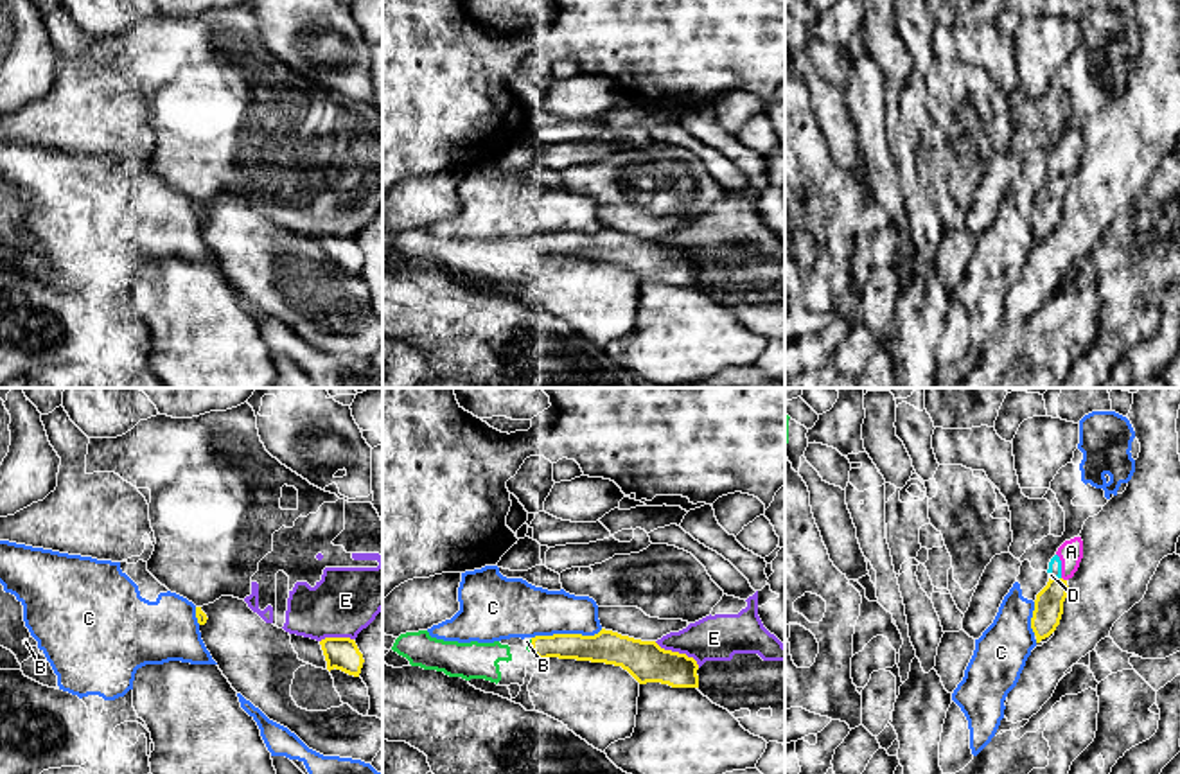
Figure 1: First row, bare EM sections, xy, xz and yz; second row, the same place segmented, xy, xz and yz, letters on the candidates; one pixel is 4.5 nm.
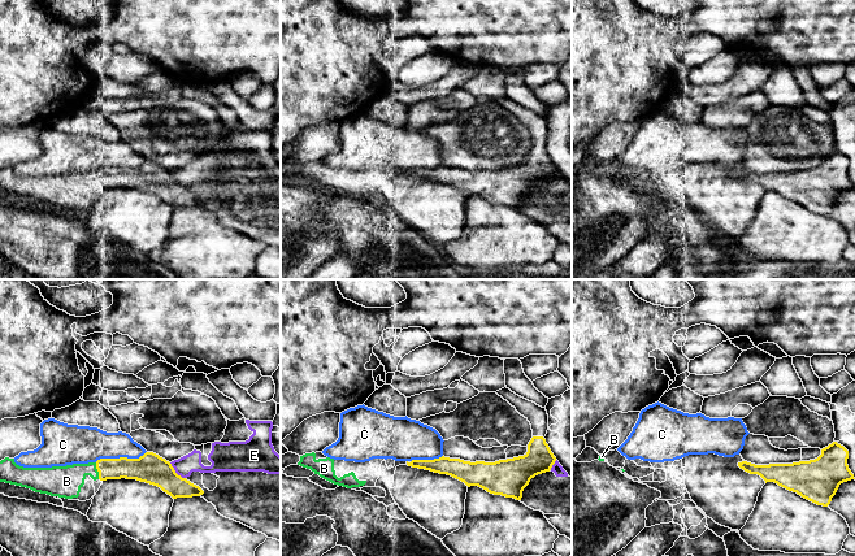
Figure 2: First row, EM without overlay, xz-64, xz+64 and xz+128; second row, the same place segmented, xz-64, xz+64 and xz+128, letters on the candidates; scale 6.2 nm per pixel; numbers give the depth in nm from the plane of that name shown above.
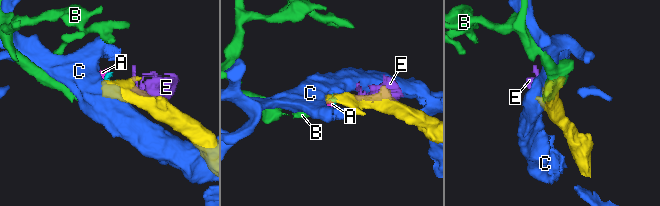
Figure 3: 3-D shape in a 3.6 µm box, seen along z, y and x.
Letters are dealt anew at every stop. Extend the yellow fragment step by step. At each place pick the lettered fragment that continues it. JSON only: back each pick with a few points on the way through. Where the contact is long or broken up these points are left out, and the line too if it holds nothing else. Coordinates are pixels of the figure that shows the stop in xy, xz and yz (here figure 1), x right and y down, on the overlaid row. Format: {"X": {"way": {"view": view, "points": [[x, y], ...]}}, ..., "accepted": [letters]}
{"accepted": ["B"]}

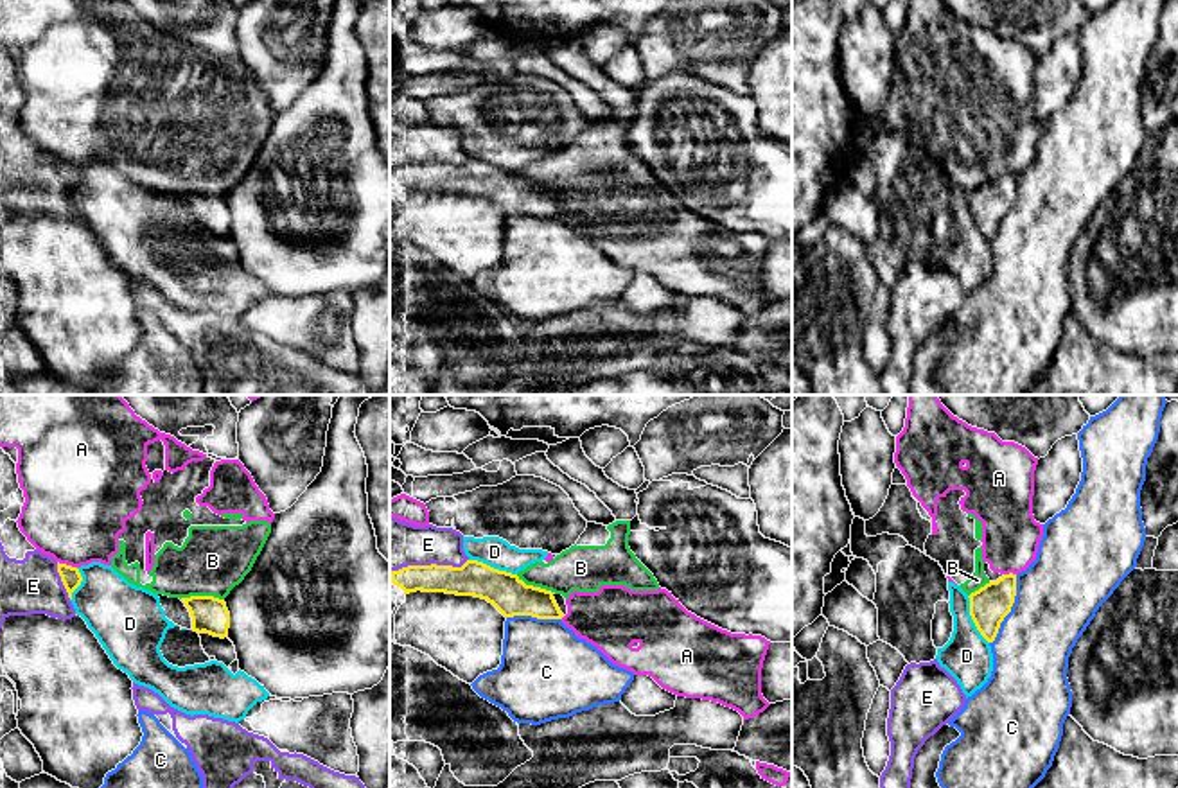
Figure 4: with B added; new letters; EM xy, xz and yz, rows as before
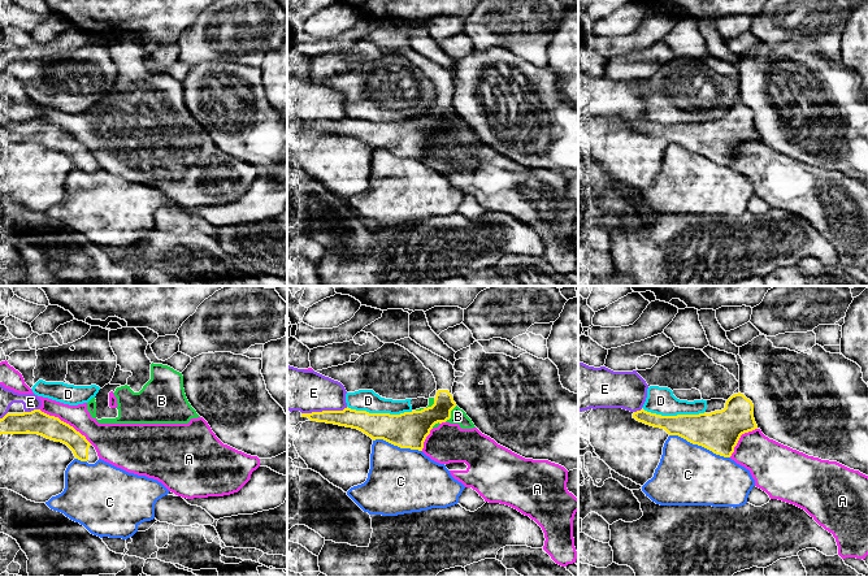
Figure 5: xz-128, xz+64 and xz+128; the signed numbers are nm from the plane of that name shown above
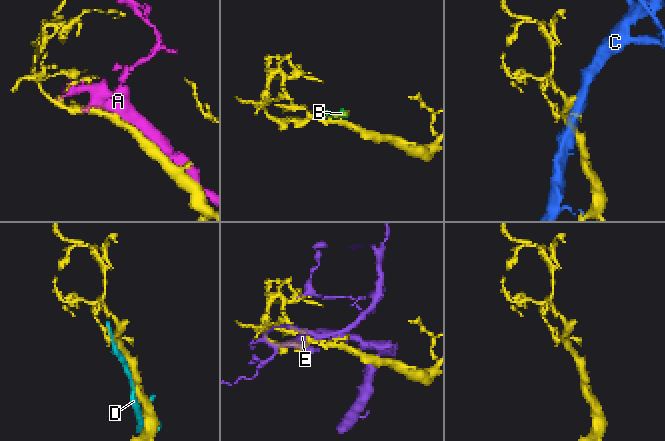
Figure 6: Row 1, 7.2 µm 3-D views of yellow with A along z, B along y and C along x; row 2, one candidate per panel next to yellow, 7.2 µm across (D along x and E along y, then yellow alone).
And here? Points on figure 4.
{"accepted": []}

